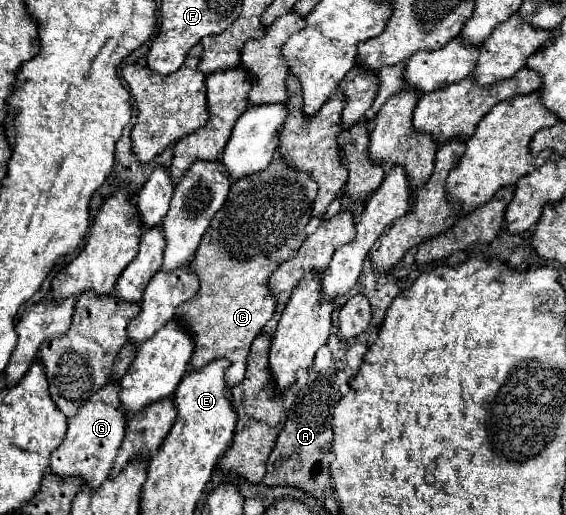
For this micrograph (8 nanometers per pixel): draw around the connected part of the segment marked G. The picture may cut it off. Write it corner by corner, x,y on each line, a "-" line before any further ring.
108,380
98,392
94,392
94,396
90,396
82,410
78,410
78,414
68,420
68,432
64,440
50,456
52,472
60,478
82,476
82,480
92,486
102,484
102,480
108,478
112,470
116,450
124,438
124,428
126,416
120,404
120,382

